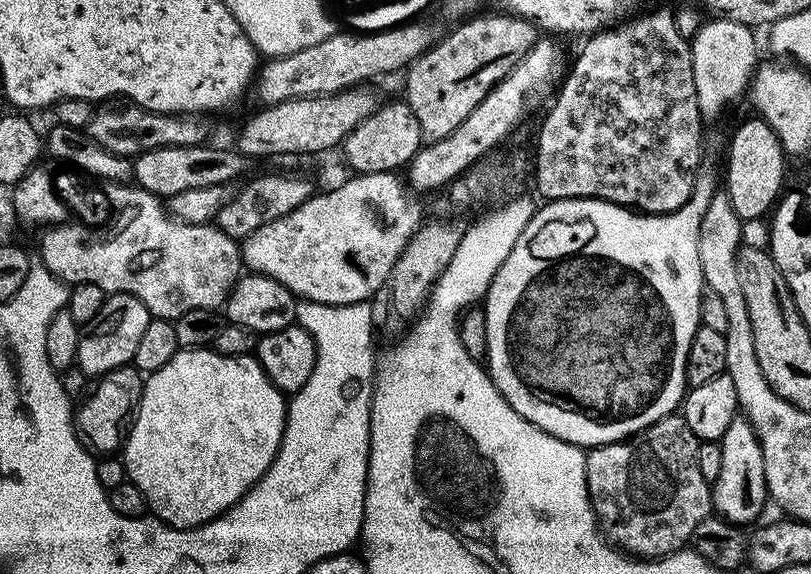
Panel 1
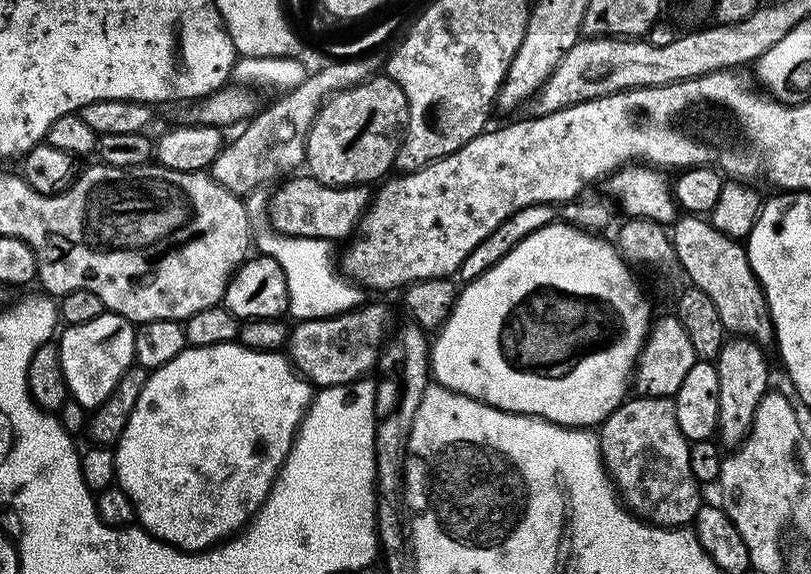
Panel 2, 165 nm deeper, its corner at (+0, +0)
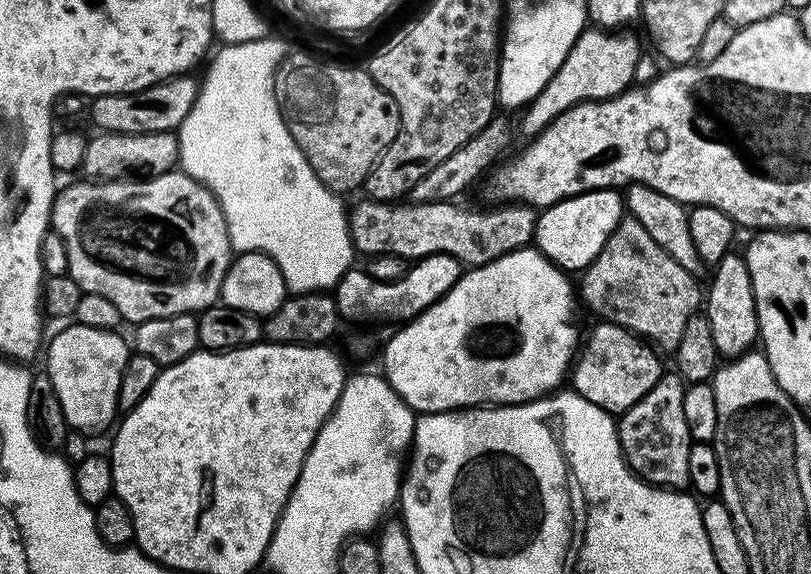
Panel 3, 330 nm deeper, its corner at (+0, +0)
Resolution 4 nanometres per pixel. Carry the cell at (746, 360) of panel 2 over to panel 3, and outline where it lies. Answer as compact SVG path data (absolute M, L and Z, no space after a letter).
M729 250L720 260L715 261L714 268L716 273L712 276L712 285L706 288L706 317L710 334L721 357L743 356L757 343L760 334L750 270L745 257L739 251L736 253L736 250Z

